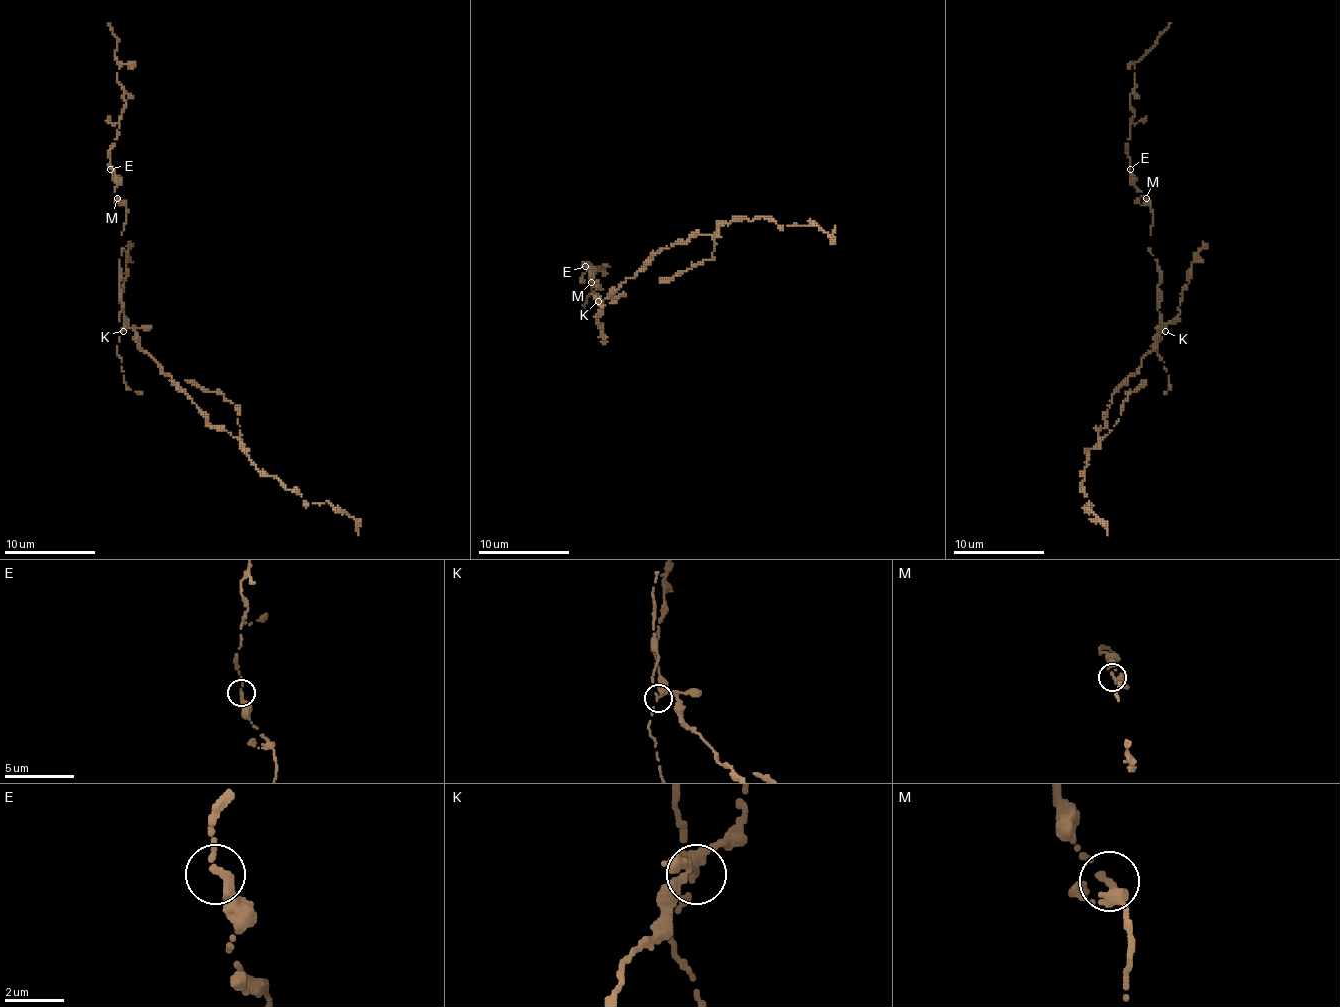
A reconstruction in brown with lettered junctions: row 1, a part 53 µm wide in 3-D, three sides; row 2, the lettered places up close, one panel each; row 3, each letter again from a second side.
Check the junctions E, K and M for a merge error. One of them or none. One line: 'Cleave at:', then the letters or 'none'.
Cleave at: K

